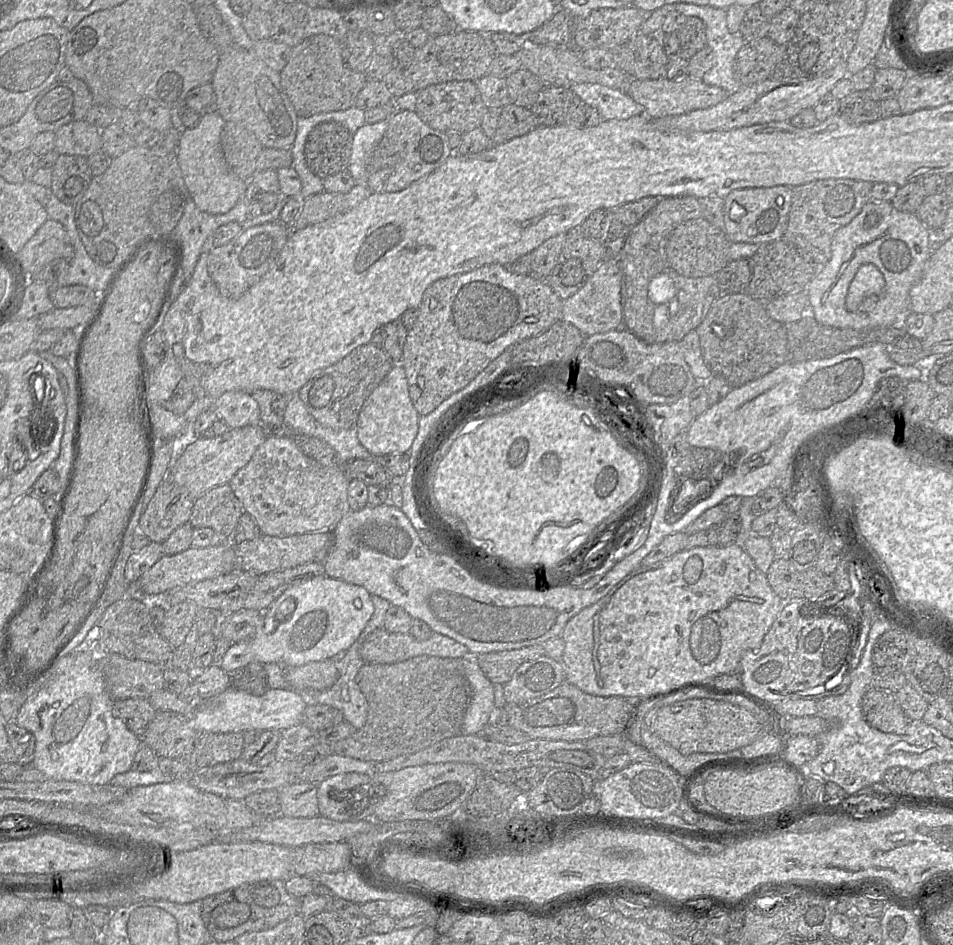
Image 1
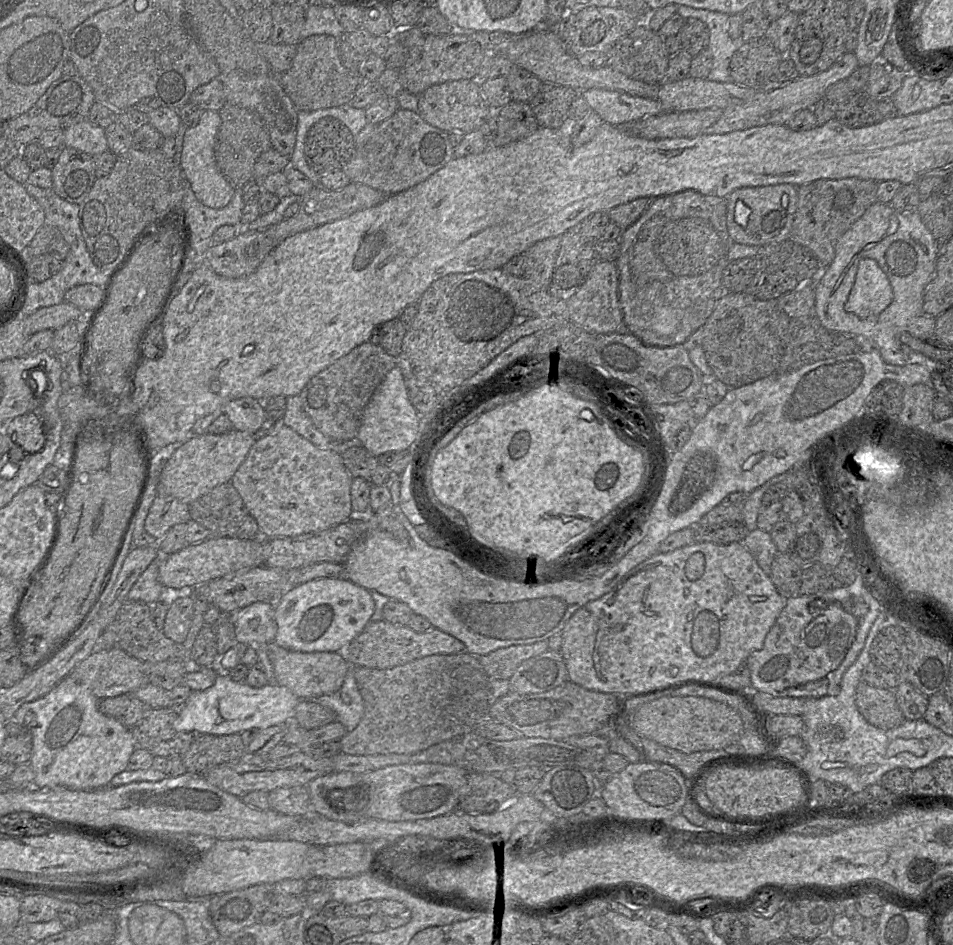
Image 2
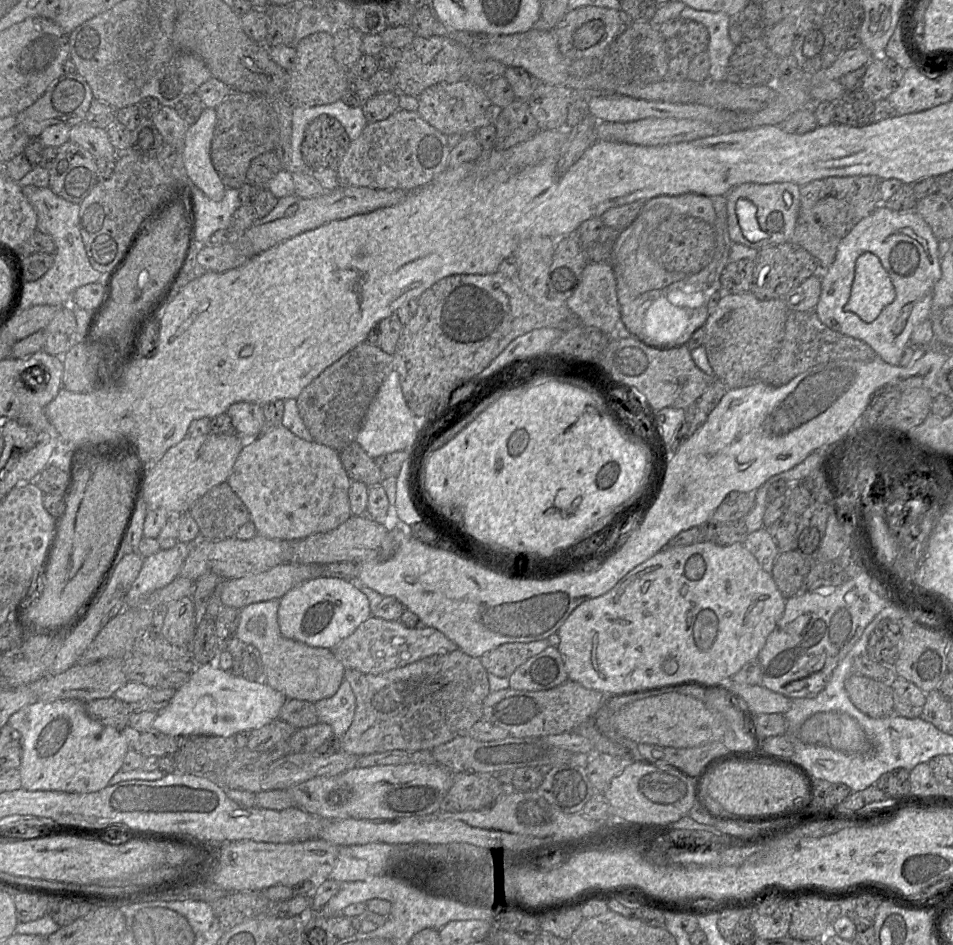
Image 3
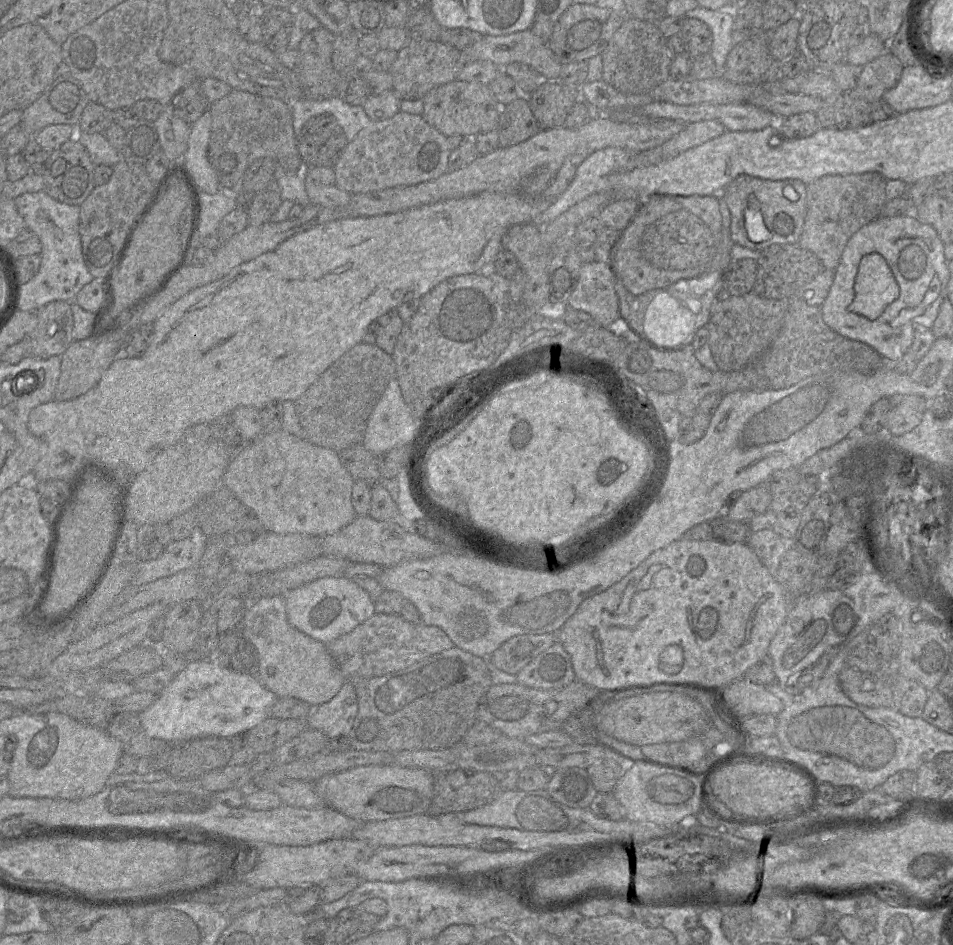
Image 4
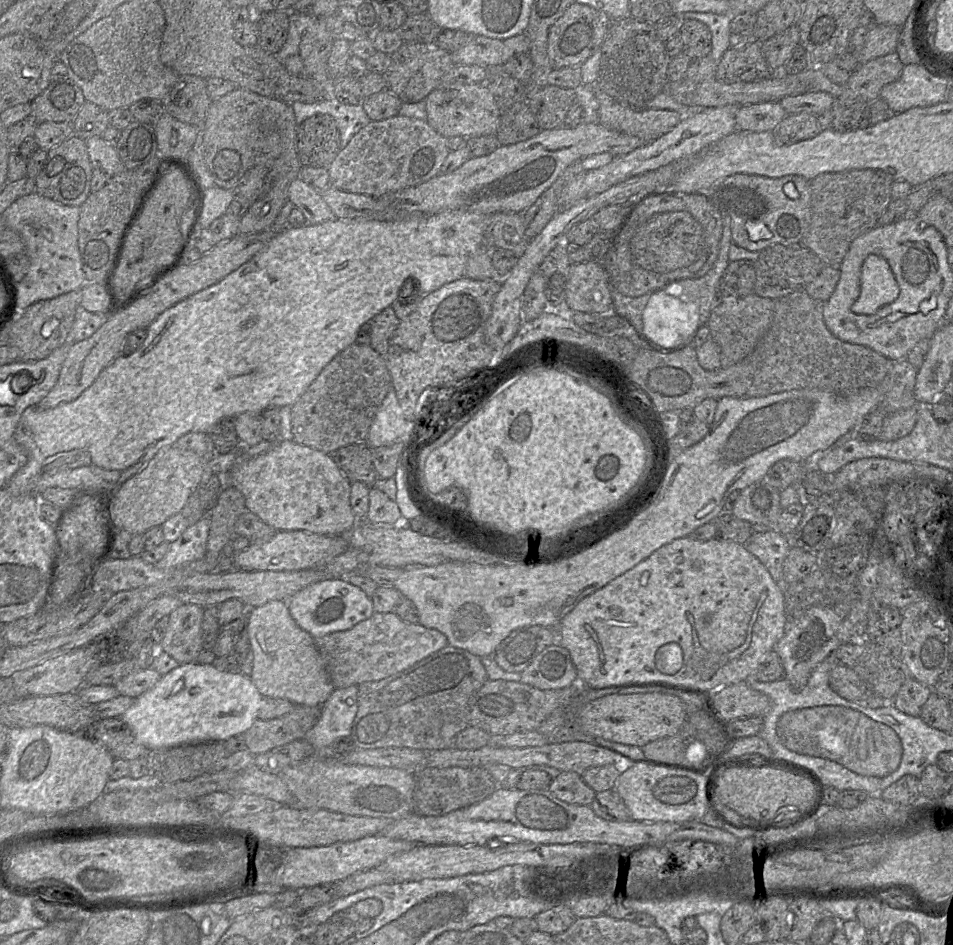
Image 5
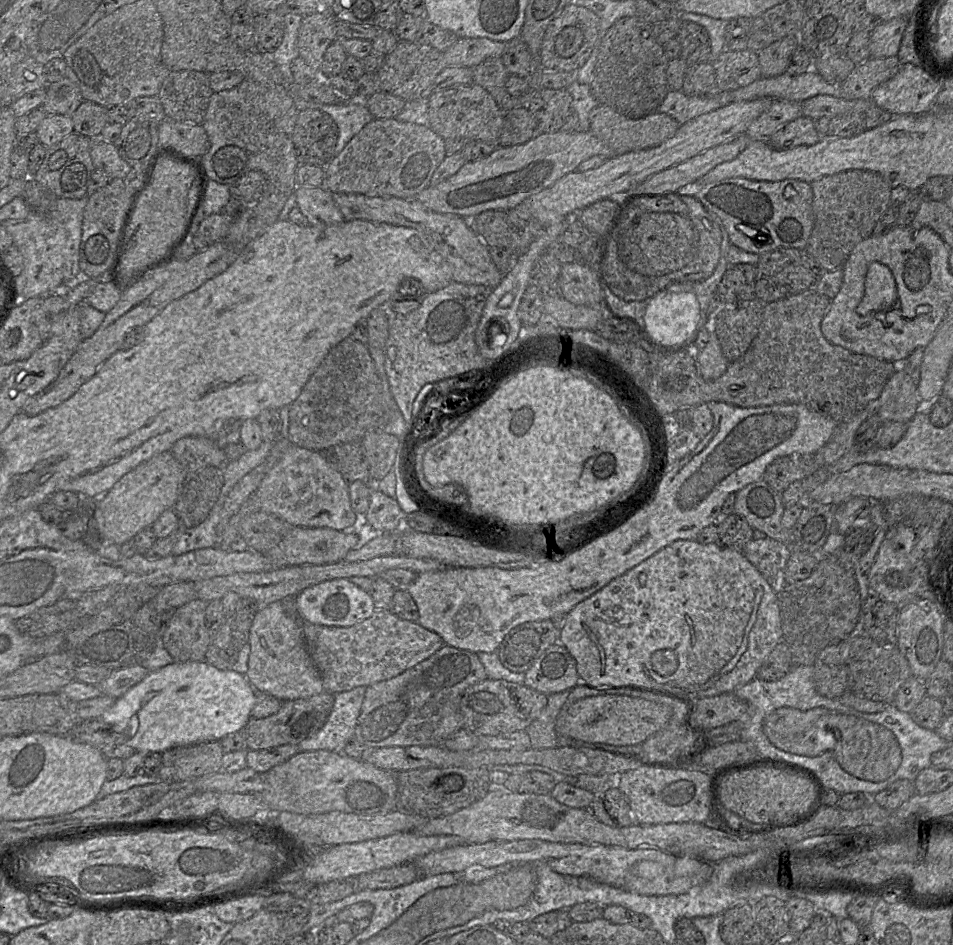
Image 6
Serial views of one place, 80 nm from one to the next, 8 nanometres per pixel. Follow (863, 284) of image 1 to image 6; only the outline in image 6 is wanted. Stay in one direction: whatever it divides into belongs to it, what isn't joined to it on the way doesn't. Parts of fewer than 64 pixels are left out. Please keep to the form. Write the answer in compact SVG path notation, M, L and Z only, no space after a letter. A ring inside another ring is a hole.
M872 262L868 266L865 293L856 310L859 315L867 315L871 311L881 309L893 302L897 285L891 270L880 262Z

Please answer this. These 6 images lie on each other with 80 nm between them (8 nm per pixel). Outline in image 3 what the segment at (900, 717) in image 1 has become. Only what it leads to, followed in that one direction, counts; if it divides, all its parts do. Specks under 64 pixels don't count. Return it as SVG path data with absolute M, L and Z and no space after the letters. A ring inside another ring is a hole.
M851 674L845 680L845 689L854 706L865 715L883 718L894 714L891 685L859 674Z

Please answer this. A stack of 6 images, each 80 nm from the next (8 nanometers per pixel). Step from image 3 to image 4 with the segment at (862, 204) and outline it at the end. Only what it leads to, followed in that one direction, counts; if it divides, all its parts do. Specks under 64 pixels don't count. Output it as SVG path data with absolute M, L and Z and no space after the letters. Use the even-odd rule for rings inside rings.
M863 173L826 175L809 183L806 193L806 218L798 245L812 252L824 270L835 270L850 238L860 228L881 216L882 209L888 201L885 193L886 182L887 180L878 173Z

